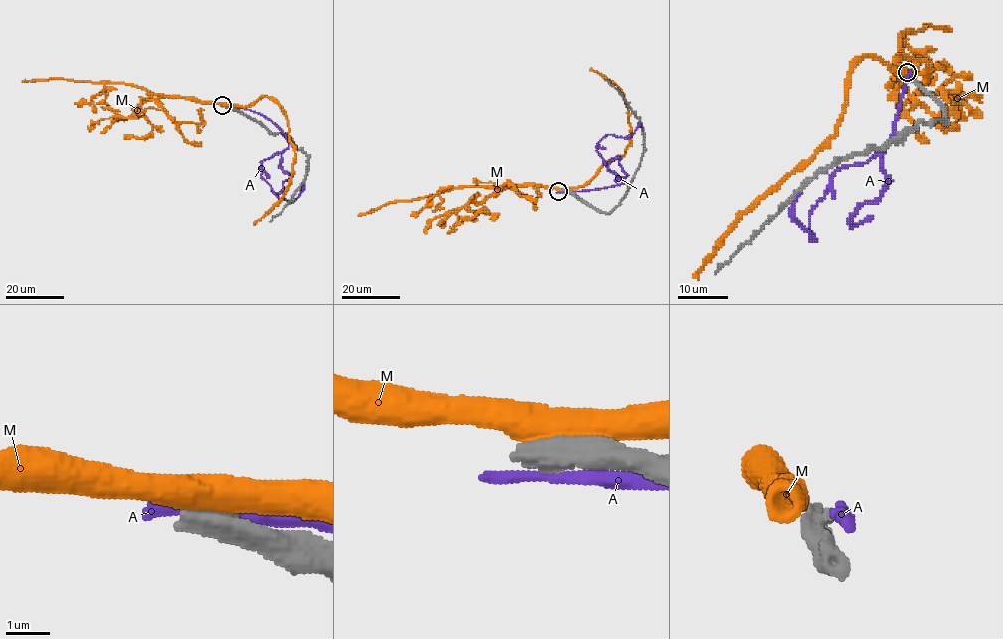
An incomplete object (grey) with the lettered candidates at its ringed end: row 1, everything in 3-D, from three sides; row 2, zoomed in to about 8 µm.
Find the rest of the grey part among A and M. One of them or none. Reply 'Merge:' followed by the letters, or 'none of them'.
Merge: none of them

